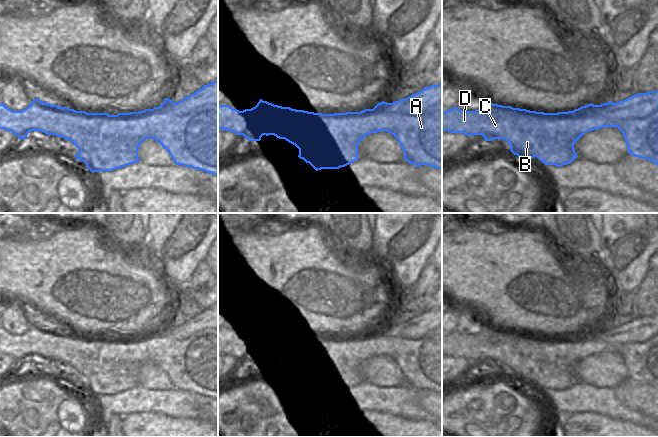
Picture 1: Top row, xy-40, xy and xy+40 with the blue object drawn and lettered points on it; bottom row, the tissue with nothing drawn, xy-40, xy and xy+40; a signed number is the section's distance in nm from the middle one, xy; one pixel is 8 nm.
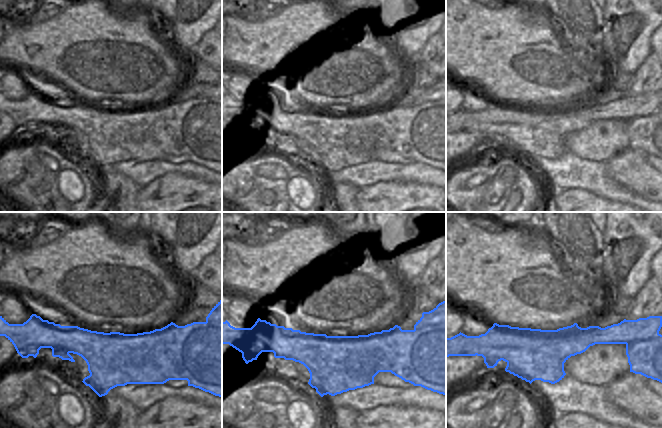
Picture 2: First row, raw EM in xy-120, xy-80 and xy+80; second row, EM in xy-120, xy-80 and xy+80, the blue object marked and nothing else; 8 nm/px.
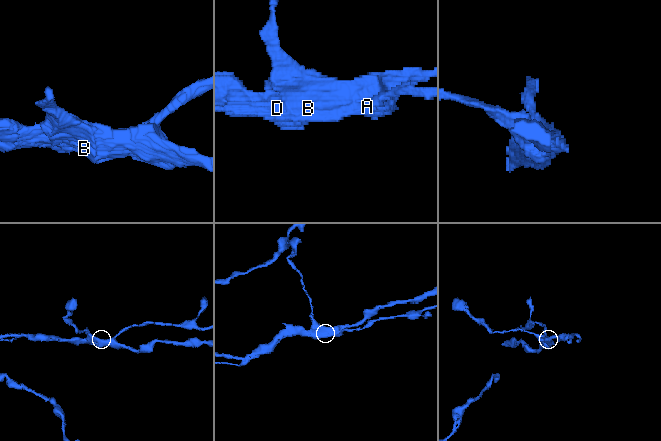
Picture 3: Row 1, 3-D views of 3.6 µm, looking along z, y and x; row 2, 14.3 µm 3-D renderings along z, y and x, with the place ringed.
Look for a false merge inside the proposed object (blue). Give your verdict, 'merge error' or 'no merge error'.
merge error

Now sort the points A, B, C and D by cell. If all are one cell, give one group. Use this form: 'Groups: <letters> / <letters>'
Groups: A B D / C.

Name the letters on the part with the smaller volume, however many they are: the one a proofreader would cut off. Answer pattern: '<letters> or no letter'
C

